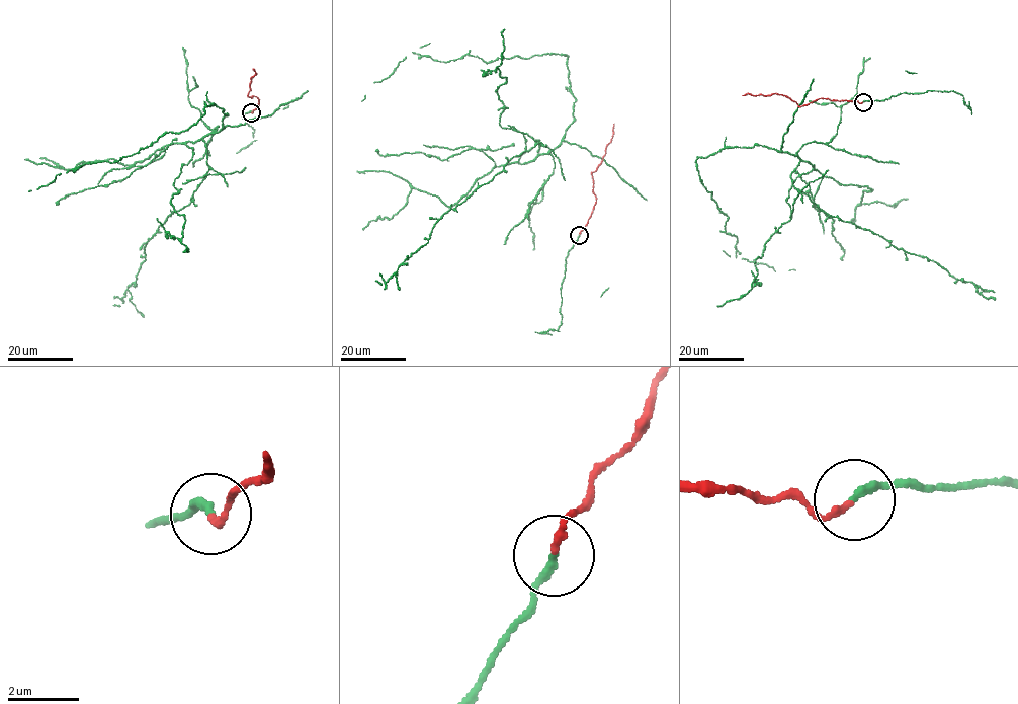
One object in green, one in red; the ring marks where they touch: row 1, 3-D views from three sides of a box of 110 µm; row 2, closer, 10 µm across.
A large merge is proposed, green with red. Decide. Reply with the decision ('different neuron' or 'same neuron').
different neuron

